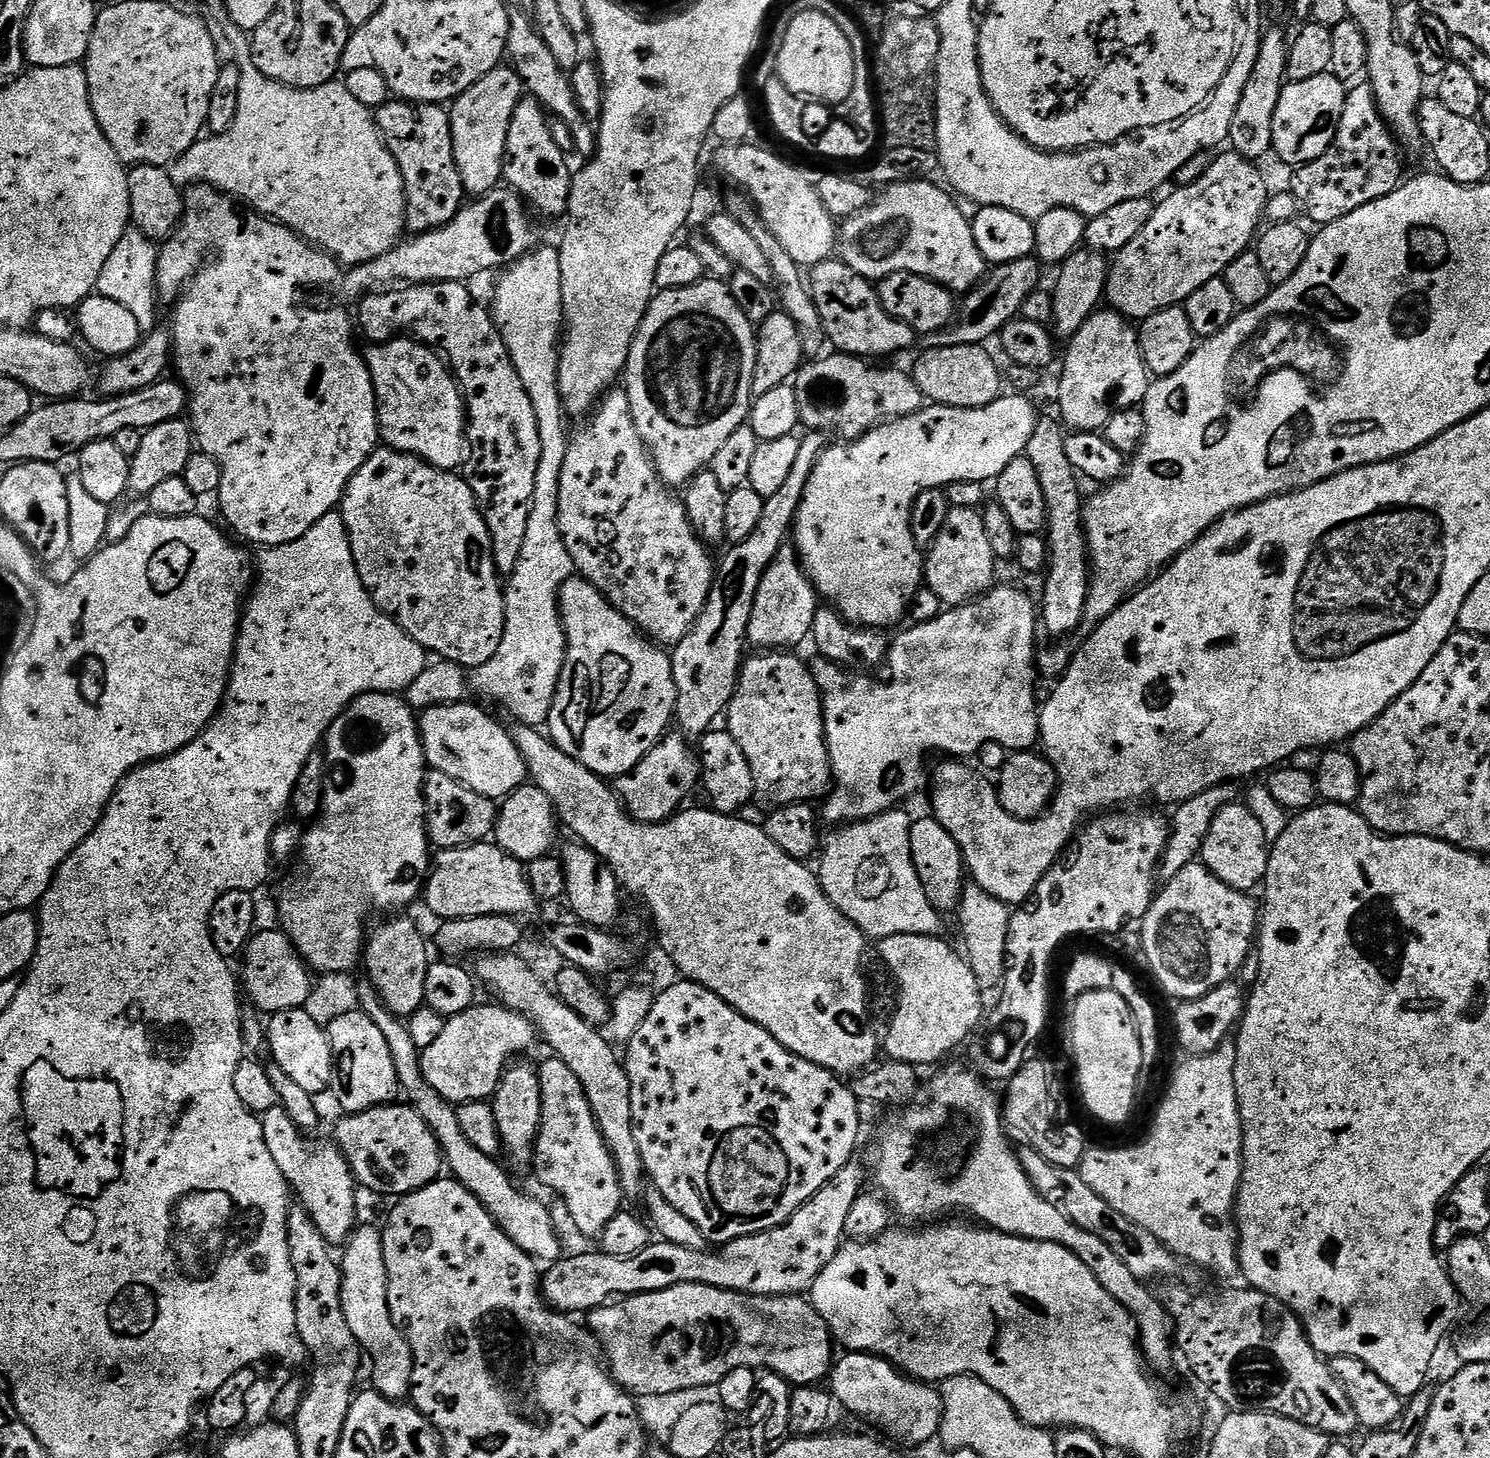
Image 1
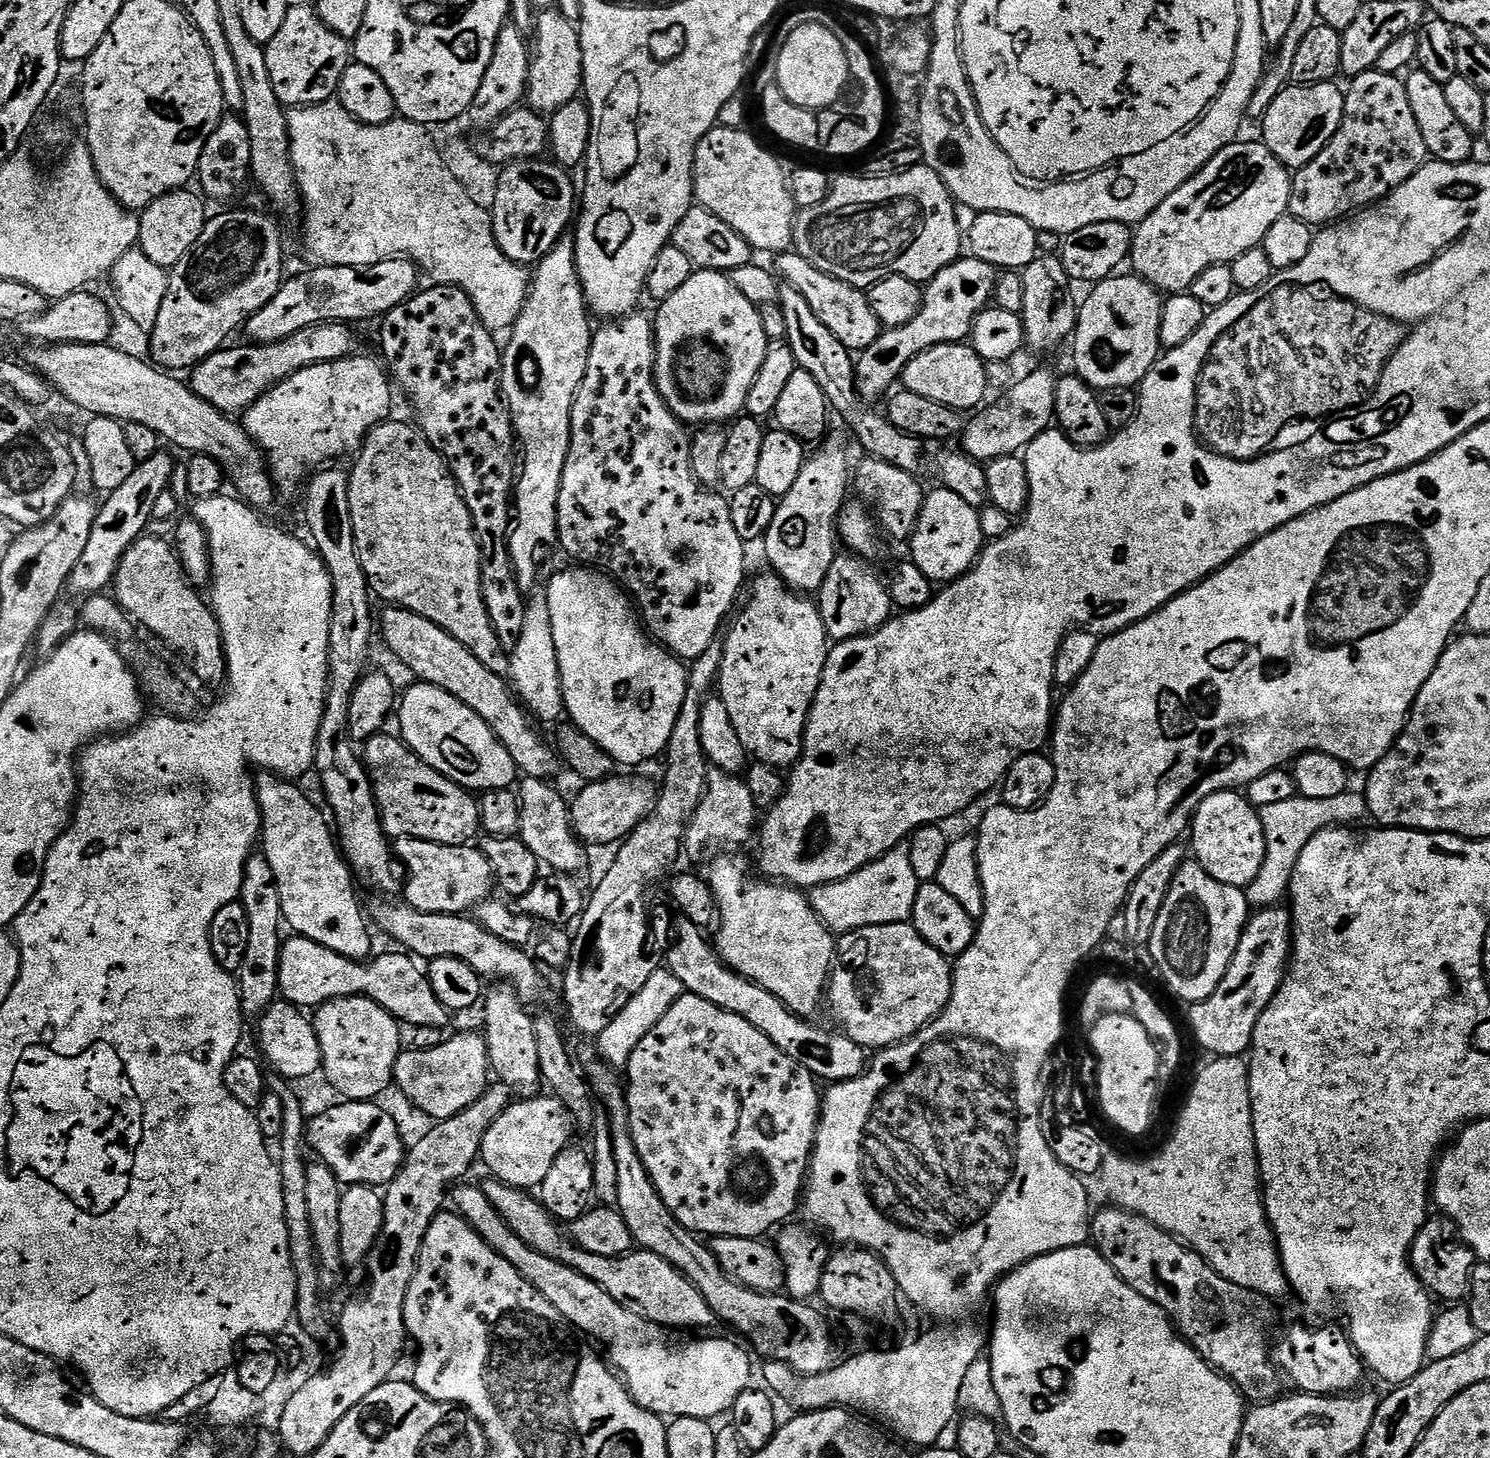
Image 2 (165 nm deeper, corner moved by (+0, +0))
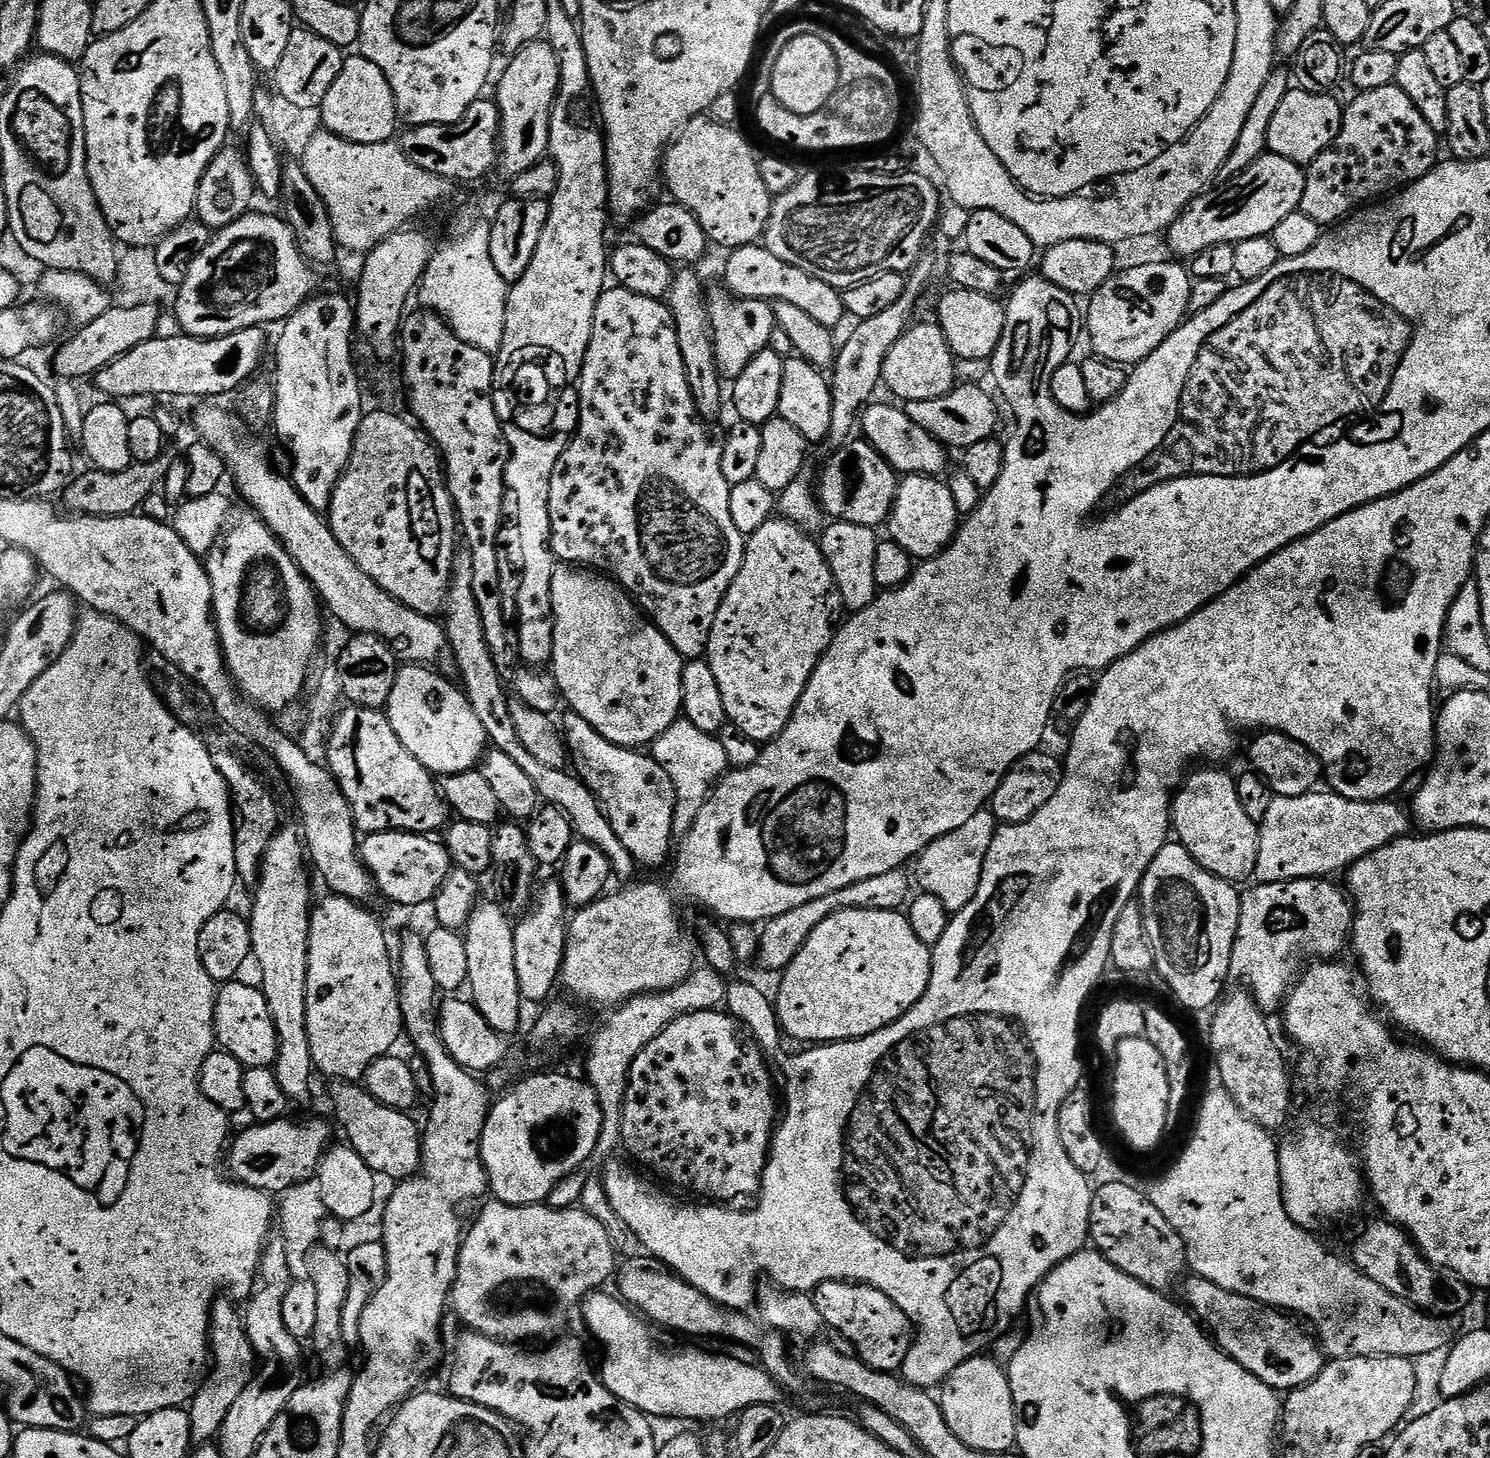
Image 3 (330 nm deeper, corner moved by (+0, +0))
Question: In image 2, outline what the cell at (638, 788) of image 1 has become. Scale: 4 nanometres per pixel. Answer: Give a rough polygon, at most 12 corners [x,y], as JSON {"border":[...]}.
{"border":[[607,776],[571,797],[585,846],[616,846],[651,814],[654,784]]}

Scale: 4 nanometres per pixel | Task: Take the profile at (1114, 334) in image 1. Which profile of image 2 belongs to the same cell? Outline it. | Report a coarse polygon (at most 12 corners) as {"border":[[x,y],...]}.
{"border":[[1113,274],[1083,297],[1075,375],[1135,389],[1162,355],[1164,300]]}

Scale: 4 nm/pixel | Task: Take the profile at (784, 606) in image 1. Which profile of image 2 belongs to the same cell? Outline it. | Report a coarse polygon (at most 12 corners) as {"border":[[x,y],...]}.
{"border":[[834,430],[779,497],[767,567],[819,593],[838,554],[849,437]]}

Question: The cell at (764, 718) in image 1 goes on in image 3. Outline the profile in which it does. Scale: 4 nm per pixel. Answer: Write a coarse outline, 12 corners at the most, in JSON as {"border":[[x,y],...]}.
{"border":[[773,518],[706,653],[738,730],[775,740],[842,620],[819,543]]}

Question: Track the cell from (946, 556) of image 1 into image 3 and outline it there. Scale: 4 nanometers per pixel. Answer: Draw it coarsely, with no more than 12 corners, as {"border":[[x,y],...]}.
{"border":[[904,476],[887,535],[937,556],[962,517],[947,483]]}

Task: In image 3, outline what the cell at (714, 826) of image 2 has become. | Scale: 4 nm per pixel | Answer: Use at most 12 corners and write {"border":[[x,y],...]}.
{"border":[[681,718],[653,741],[682,838],[729,769],[713,733]]}

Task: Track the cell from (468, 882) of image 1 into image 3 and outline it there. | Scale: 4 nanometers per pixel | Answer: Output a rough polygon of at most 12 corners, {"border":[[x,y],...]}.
{"border":[[367,833],[360,856],[379,895],[435,901],[454,867],[439,839]]}

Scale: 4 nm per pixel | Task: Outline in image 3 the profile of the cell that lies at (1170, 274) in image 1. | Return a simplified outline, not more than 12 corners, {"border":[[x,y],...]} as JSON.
{"border":[[1259,156],[1166,230],[1191,258],[1271,236],[1299,209],[1305,169]]}

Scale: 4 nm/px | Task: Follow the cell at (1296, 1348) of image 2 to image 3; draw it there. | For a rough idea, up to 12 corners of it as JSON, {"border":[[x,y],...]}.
{"border":[[1195,1274],[1183,1284],[1216,1347],[1277,1393],[1324,1369],[1287,1315]]}

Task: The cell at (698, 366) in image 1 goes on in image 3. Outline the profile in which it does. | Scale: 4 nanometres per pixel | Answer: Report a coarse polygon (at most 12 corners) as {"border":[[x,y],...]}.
{"border":[[707,293],[716,365],[734,378],[776,327],[767,300]]}

